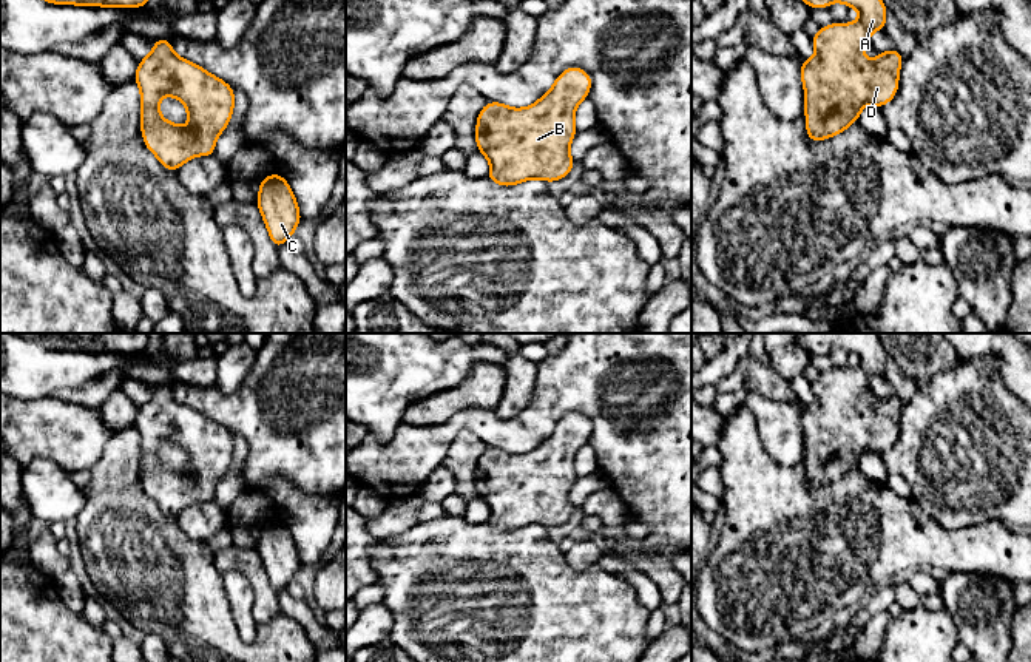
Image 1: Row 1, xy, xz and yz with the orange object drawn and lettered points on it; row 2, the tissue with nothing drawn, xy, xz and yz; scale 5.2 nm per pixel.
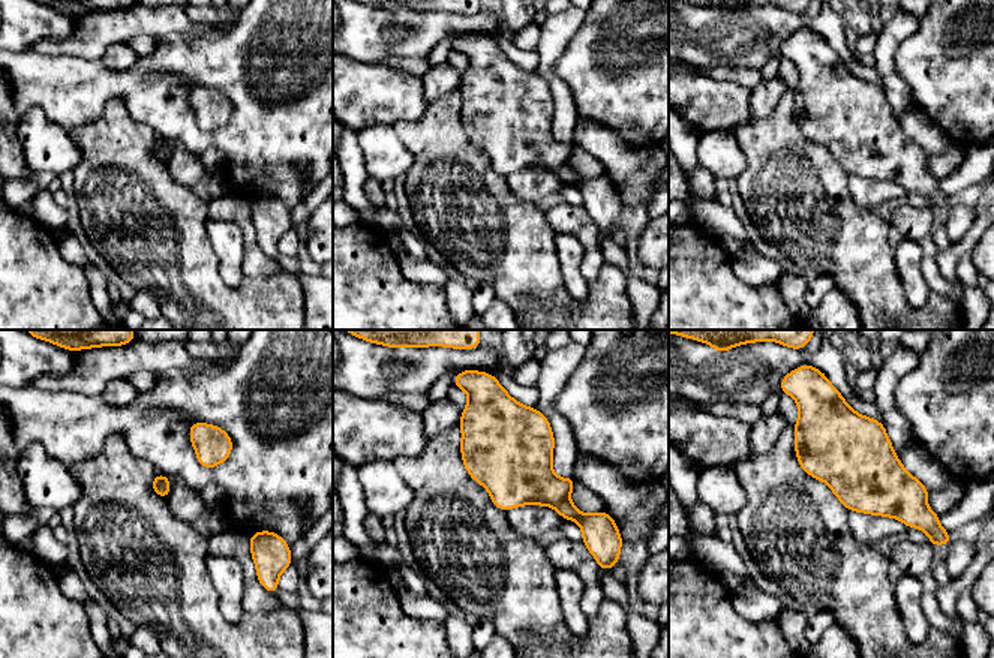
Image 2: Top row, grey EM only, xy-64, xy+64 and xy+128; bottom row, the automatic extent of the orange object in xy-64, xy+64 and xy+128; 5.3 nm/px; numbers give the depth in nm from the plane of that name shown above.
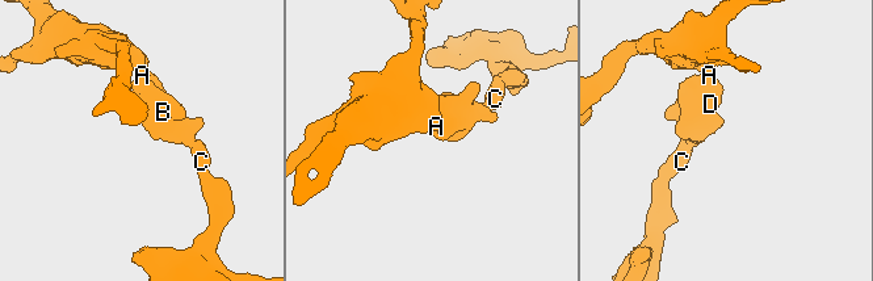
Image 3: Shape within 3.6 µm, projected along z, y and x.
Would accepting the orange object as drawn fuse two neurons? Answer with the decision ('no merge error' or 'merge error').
no merge error

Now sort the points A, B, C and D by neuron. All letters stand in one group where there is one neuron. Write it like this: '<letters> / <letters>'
A B C D

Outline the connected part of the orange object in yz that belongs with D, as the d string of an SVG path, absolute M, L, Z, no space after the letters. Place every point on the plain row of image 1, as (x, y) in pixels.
M798 333L796 344L803 346L810 355L829 353L833 347L841 347L847 353L854 352L860 356L857 369L821 372L812 383L816 401L801 407L807 485L818 488L838 481L858 468L860 457L866 451L883 454L895 443L903 401L897 393L878 397L878 404L870 407L863 398L863 392L870 387L870 380L875 375L886 377L887 355L877 333Z

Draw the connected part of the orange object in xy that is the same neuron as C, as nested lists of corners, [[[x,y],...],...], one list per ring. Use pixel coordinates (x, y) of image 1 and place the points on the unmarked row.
[[[279,518],[261,525],[259,529],[255,549],[261,557],[272,589],[279,594],[301,568],[298,548],[290,531]]]

